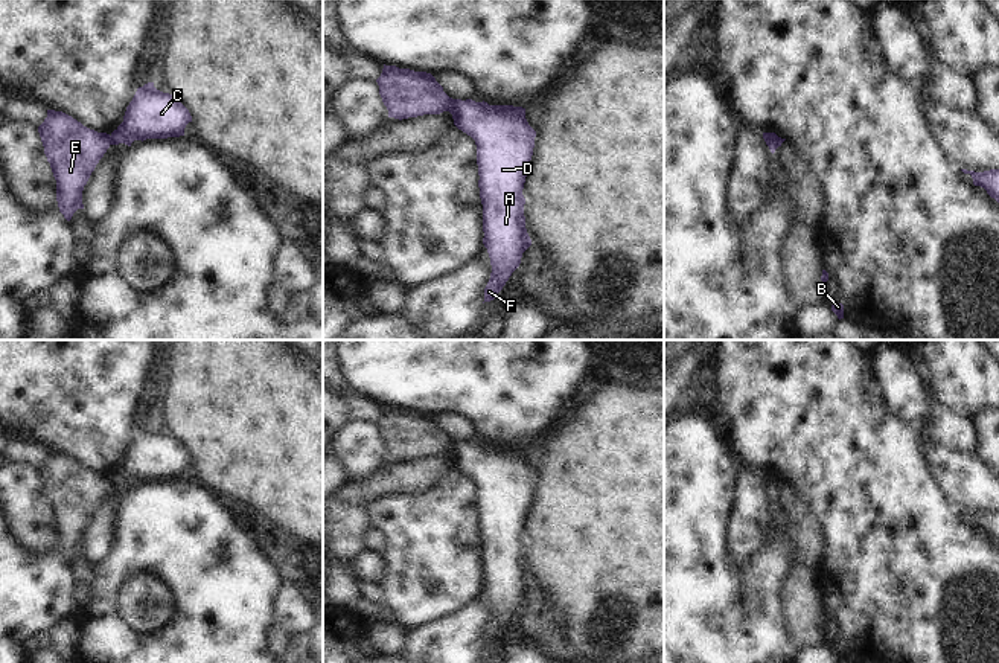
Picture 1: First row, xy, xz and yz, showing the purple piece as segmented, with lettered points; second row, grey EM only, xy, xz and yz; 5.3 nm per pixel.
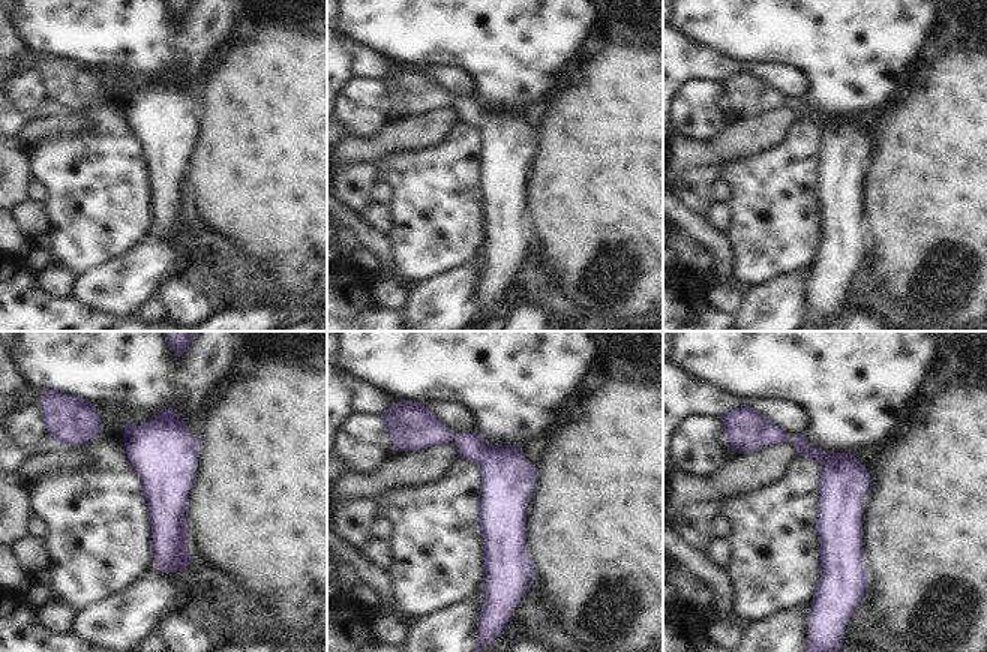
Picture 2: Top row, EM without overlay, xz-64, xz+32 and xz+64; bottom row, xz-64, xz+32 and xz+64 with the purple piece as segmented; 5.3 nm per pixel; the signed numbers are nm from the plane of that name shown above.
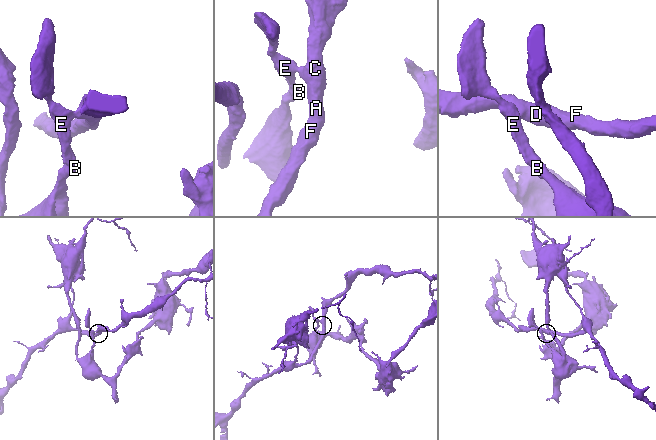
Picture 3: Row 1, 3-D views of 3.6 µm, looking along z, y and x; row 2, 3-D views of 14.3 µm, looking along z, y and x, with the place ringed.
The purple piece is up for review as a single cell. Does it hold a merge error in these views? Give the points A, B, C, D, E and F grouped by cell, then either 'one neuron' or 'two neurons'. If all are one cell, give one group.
A C D F / B E; two neurons

